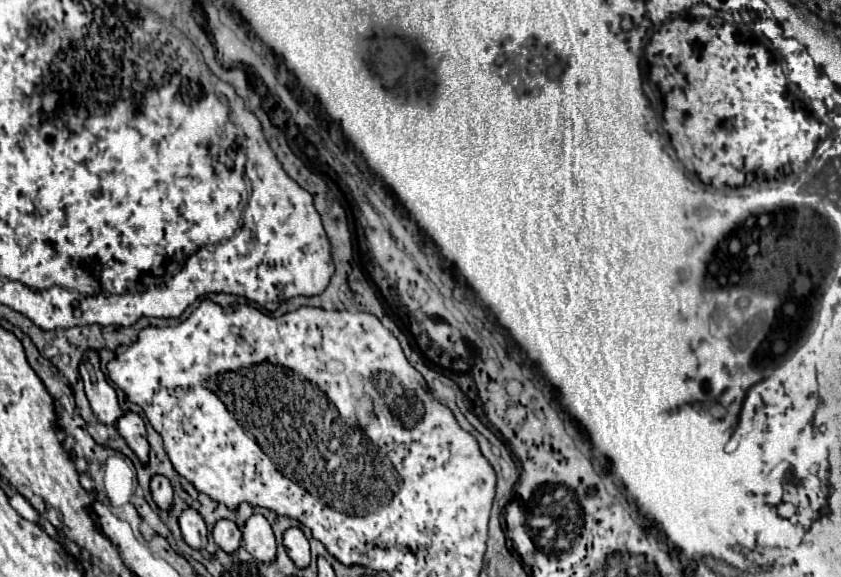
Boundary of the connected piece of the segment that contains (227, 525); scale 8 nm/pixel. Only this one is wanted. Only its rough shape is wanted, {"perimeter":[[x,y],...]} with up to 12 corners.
{"perimeter":[[219,519],[213,539],[223,551],[235,553],[241,531],[233,521]]}

